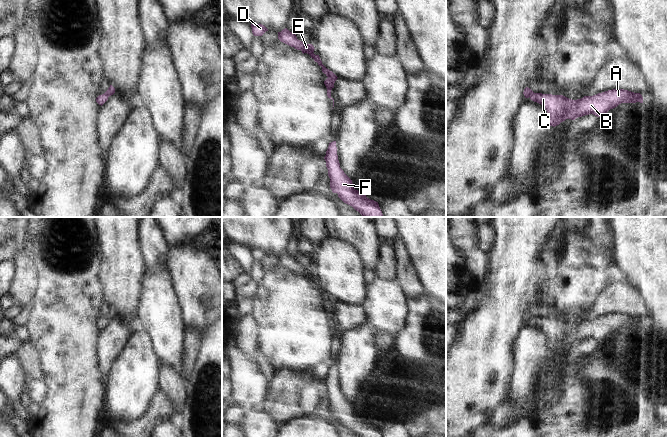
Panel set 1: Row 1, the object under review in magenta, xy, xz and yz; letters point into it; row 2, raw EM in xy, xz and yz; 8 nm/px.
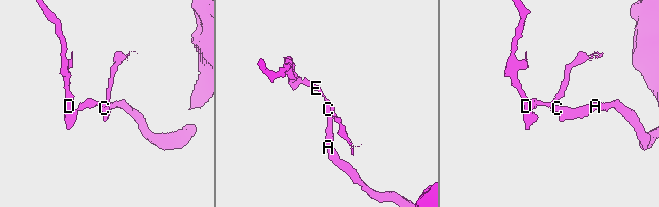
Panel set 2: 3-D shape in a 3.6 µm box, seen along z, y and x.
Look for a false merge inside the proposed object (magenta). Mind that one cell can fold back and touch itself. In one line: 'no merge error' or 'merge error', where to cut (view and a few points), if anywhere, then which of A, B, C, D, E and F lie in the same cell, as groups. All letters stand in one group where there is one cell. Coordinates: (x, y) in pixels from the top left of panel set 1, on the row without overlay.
merge error; cut xz (328, 301), (333, 307); groups A B C F / D E

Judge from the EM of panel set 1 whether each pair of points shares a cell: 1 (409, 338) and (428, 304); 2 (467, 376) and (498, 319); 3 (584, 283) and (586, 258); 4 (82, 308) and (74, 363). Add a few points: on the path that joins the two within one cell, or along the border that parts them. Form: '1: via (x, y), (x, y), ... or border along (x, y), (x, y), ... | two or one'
1: via (417, 330), (420, 327), (425, 312) | one
2: via (480, 362), (488, 333) | one
3: via (584, 277), (584, 264) | one
4: via (74, 322), (74, 349) | one

